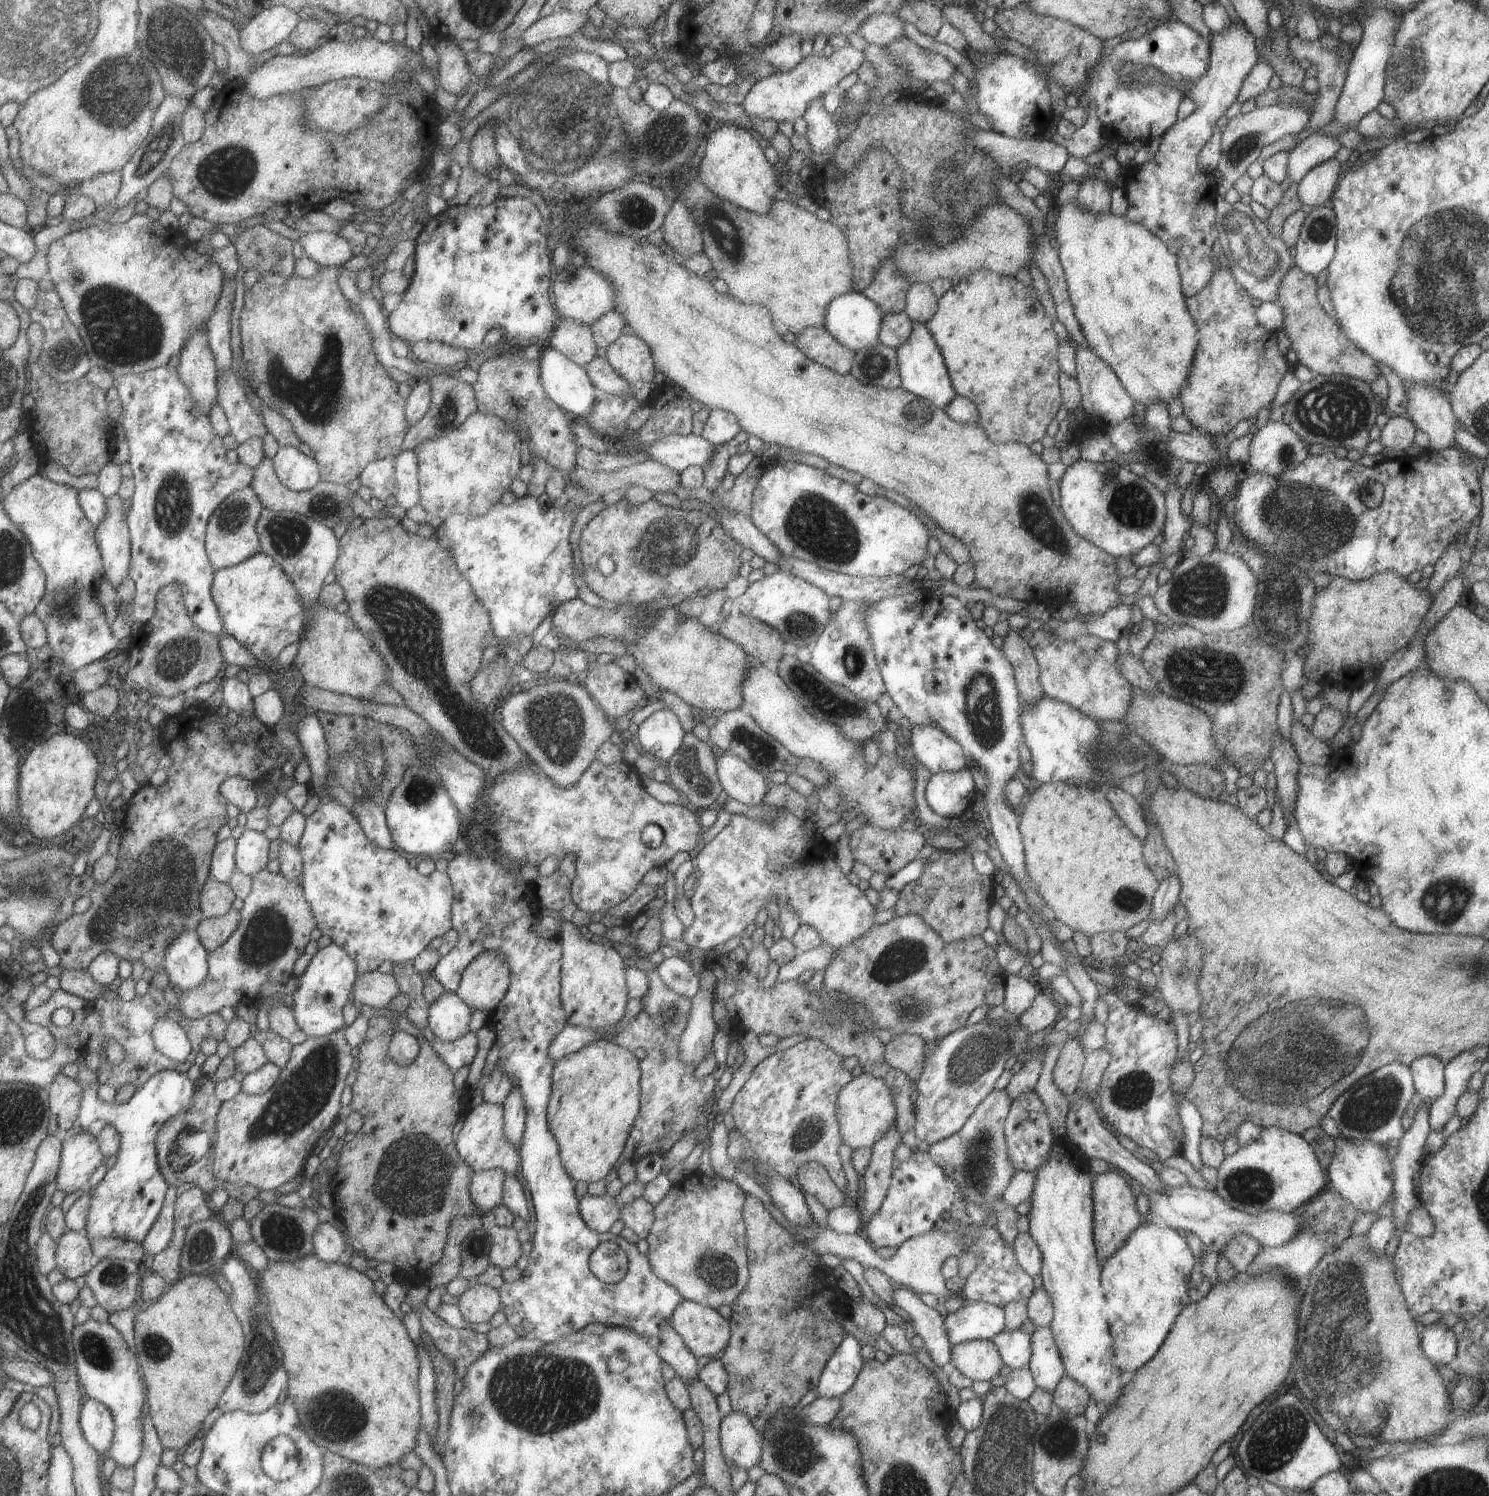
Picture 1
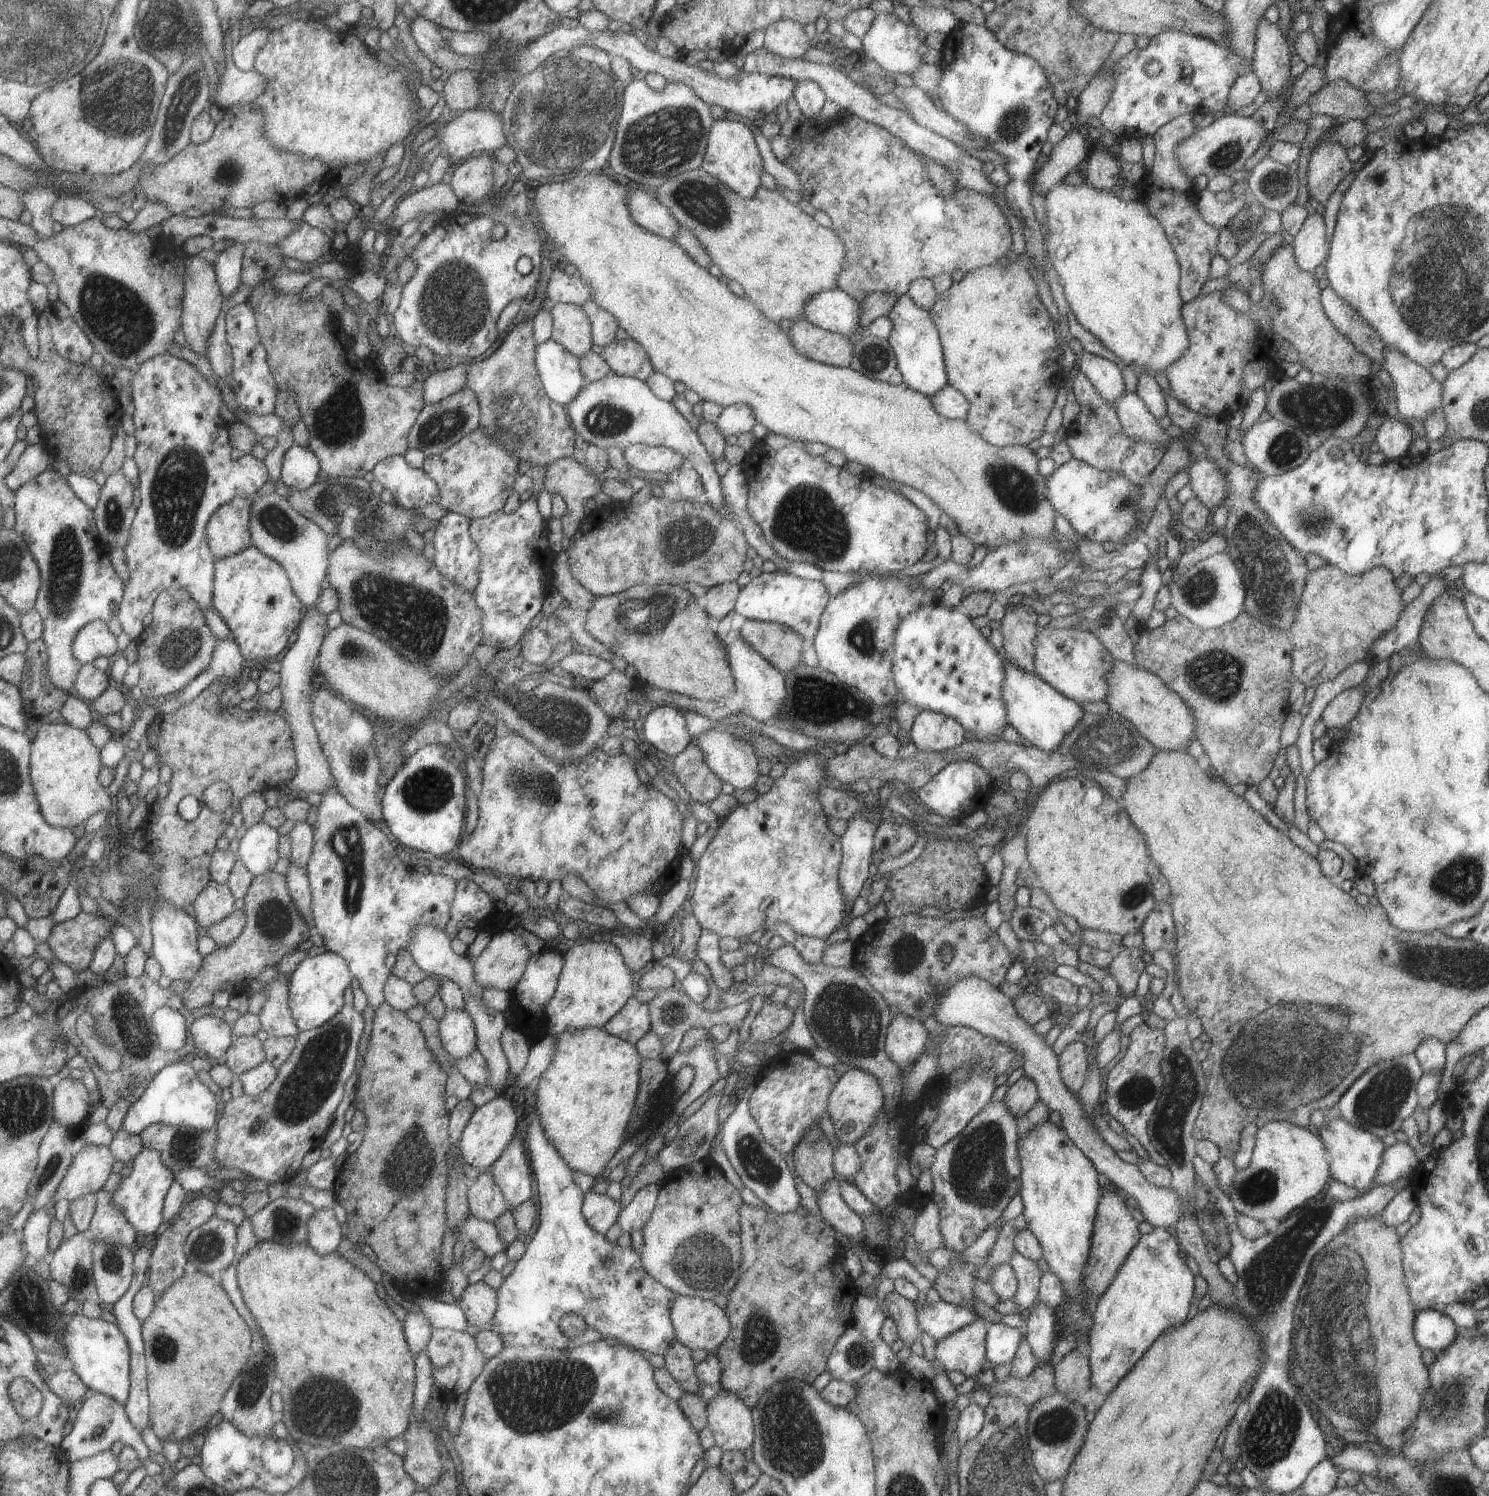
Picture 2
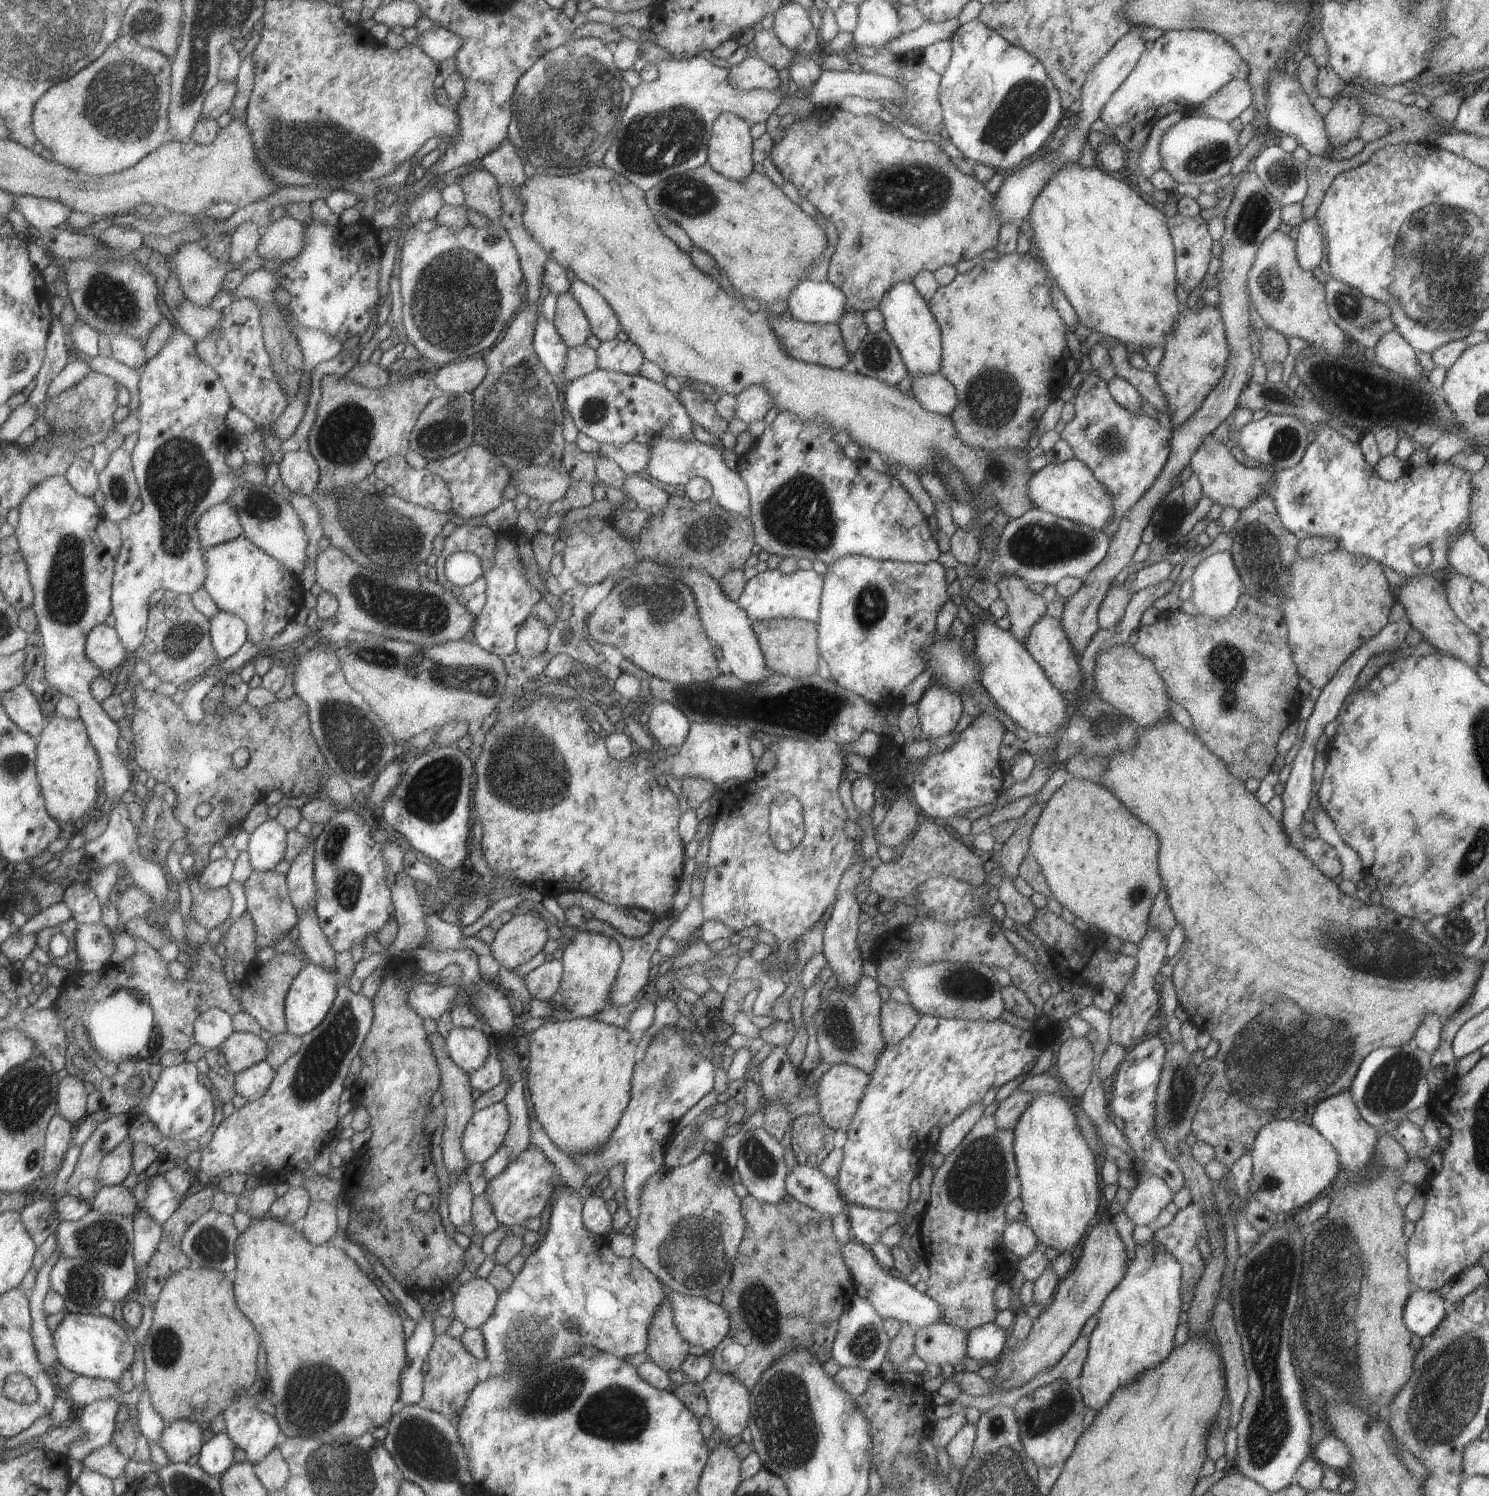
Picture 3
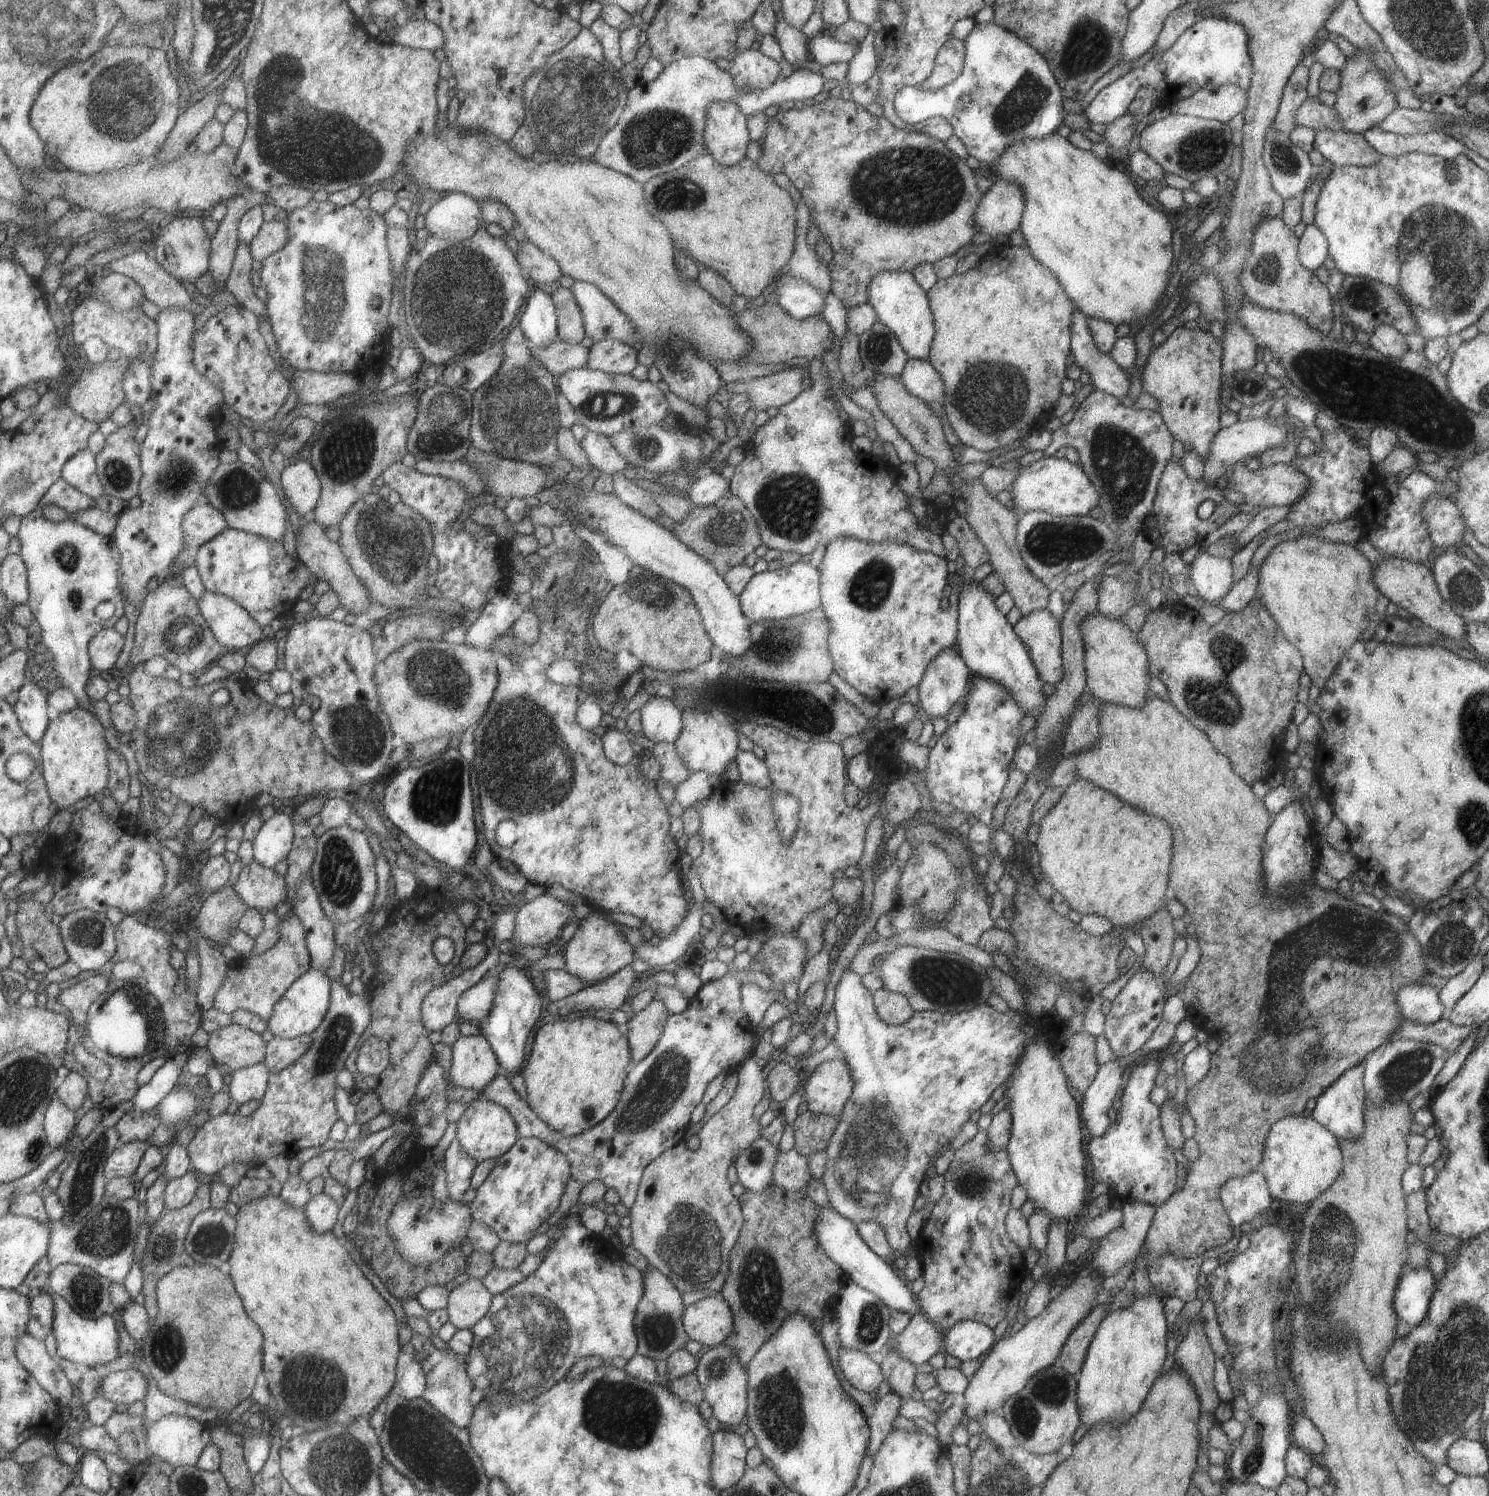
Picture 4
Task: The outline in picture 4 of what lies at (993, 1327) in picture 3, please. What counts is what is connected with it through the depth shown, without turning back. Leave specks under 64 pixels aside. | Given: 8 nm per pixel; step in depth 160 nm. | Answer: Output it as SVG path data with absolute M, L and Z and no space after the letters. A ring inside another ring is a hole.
M962 1320L952 1324L942 1336L941 1352L959 1361L980 1360L998 1339L984 1324Z

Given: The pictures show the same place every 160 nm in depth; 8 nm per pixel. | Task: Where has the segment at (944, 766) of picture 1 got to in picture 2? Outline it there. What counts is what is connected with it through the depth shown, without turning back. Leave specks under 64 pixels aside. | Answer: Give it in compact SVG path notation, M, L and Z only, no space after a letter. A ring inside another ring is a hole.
M923 710L915 716L909 736L918 752L941 752L961 745L965 731L953 718Z

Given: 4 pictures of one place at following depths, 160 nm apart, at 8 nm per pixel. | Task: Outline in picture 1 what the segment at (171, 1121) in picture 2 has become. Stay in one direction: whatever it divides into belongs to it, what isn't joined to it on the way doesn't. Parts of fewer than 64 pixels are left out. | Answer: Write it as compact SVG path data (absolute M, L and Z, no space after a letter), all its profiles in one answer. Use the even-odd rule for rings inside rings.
M84 1064L76 1079L83 1088L78 1124L95 1135L107 1124L113 1124L121 1134L118 1161L92 1189L93 1200L85 1233L91 1240L115 1236L143 1243L163 1211L170 1186L159 1166L157 1136L163 1124L181 1112L187 1112L195 1104L196 1083L189 1078L189 1074L181 1074L179 1070L165 1070L155 1074L129 1102L118 1104L115 1101L107 1103L99 1100L98 1070L93 1071Z

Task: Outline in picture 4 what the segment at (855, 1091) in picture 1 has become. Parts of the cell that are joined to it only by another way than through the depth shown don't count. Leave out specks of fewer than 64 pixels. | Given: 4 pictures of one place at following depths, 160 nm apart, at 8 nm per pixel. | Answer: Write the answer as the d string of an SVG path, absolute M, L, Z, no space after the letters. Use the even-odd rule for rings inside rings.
M826 1060L806 1077L801 1102L805 1102L811 1112L838 1118L851 1091L852 1080L845 1061Z

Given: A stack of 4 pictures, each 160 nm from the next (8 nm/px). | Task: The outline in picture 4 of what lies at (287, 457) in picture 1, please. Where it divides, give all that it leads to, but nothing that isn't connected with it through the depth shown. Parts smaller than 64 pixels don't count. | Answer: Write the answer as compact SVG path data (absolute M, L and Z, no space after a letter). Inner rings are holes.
M301 460L280 466L280 470L282 491L292 510L299 517L309 517L321 496L321 481L314 468Z

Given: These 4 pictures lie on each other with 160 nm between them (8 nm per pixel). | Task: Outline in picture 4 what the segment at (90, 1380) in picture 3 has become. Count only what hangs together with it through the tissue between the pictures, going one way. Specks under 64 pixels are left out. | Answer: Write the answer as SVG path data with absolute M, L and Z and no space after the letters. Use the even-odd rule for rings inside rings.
M135 1367L113 1371L102 1379L98 1395L106 1396L116 1403L133 1404L145 1400L149 1392L149 1378Z

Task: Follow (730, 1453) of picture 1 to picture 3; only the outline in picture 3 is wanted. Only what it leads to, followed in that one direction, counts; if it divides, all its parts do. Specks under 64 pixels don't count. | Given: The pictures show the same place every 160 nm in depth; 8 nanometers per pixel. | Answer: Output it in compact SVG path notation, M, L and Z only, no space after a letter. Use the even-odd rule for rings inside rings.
M711 1370L700 1380L699 1386L704 1392L708 1409L707 1415L711 1419L716 1431L716 1437L729 1442L739 1440L740 1432L746 1427L749 1414L749 1397L746 1386L732 1374Z

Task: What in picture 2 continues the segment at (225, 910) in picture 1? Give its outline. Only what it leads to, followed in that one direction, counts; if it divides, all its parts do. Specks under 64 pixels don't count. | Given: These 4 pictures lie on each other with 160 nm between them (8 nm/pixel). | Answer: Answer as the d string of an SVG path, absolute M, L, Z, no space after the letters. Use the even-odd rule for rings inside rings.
M212 881L195 900L194 914L198 923L208 930L235 912L235 896L228 884Z

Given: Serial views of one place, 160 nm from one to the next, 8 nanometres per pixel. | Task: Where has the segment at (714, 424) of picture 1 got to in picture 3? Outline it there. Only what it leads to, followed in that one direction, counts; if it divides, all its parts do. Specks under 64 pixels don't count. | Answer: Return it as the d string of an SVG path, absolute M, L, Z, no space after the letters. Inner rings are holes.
M758 384L742 388L734 397L734 418L742 420L747 425L762 419L767 410L774 406L769 390Z

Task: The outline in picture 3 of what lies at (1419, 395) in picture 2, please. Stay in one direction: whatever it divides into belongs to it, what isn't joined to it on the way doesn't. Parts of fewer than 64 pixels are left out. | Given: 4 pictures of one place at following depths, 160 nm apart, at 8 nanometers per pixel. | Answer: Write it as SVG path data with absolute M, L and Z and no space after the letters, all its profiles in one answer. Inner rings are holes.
M1395 329L1384 332L1373 349L1379 366L1403 378L1416 379L1423 371L1415 359L1414 348Z

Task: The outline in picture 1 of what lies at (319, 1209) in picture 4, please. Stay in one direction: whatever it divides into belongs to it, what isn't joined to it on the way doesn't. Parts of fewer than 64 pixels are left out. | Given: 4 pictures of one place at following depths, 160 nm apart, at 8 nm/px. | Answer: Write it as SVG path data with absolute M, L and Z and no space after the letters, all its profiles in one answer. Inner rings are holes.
M318 1223L312 1236L313 1255L325 1263L337 1263L348 1250L348 1242L331 1224Z

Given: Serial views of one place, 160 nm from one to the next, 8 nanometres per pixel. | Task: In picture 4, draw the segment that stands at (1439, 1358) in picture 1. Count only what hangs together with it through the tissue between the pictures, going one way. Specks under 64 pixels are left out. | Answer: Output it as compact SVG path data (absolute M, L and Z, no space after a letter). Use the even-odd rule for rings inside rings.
M1407 1262L1402 1266L1400 1274L1392 1296L1393 1310L1399 1320L1412 1327L1426 1315L1434 1289L1434 1276L1425 1265L1412 1267Z

